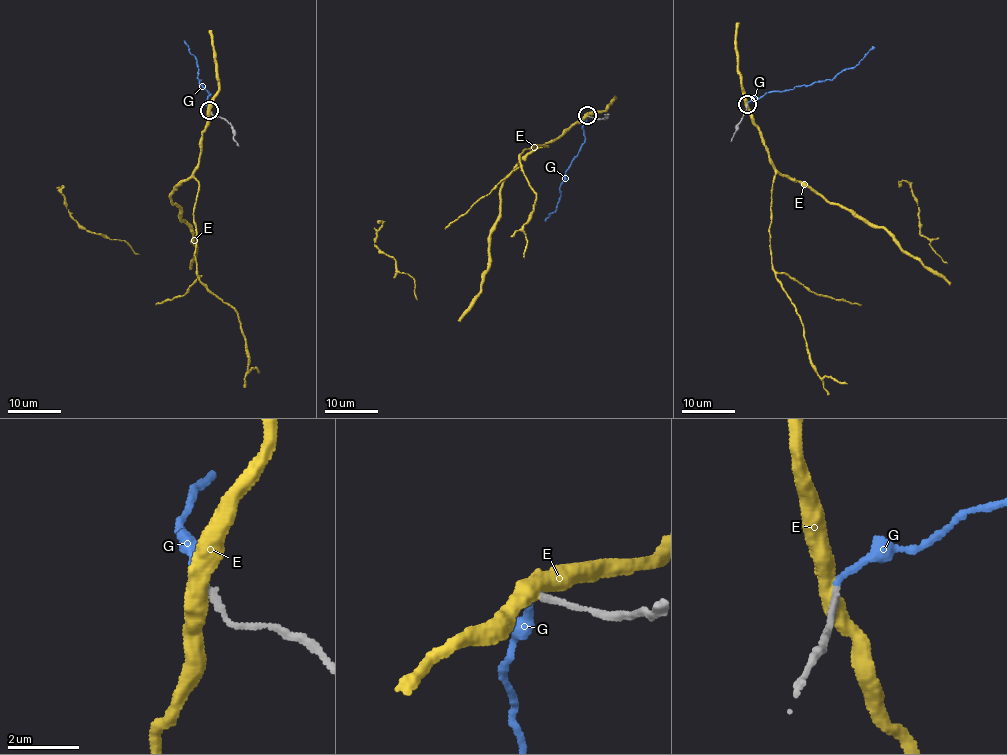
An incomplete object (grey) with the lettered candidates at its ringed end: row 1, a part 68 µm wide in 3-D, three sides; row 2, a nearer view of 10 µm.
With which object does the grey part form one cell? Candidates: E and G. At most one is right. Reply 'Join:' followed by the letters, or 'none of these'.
Join: none of these

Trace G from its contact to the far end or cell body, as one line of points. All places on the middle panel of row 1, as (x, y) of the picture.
G: (587, 116), (582, 127), (584, 143), (559, 188), (561, 195), (557, 208), (544, 219)

